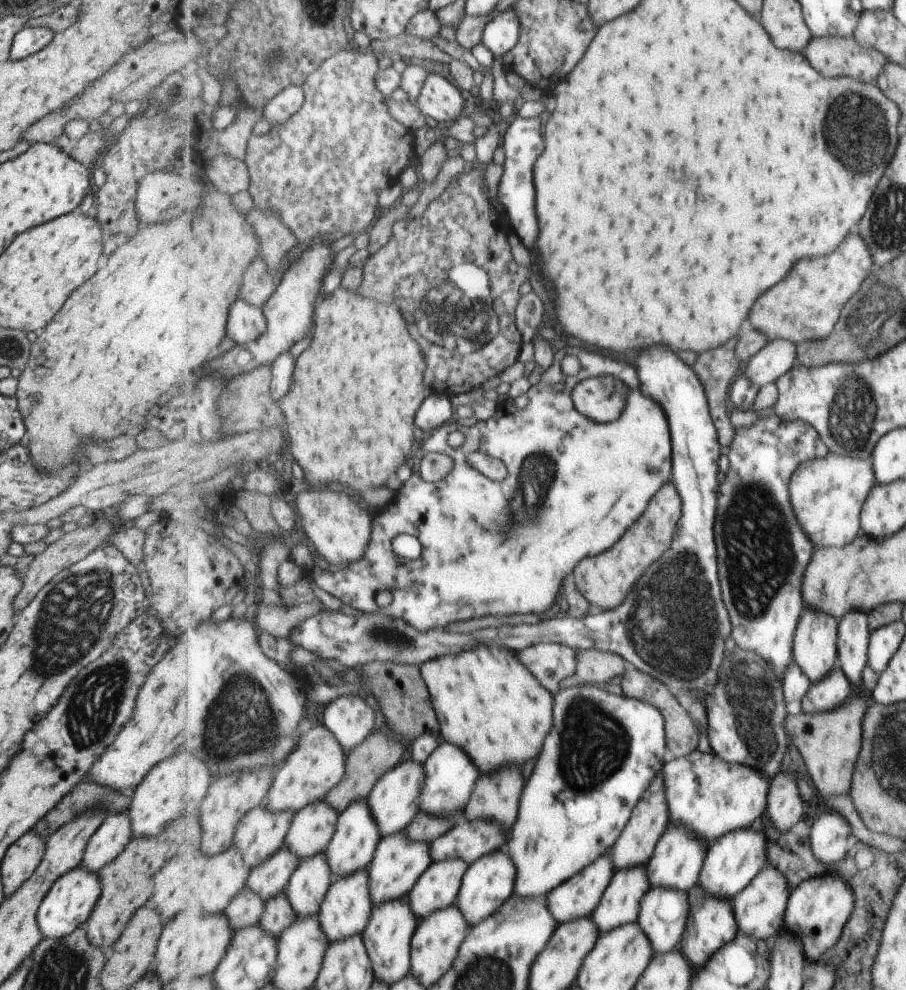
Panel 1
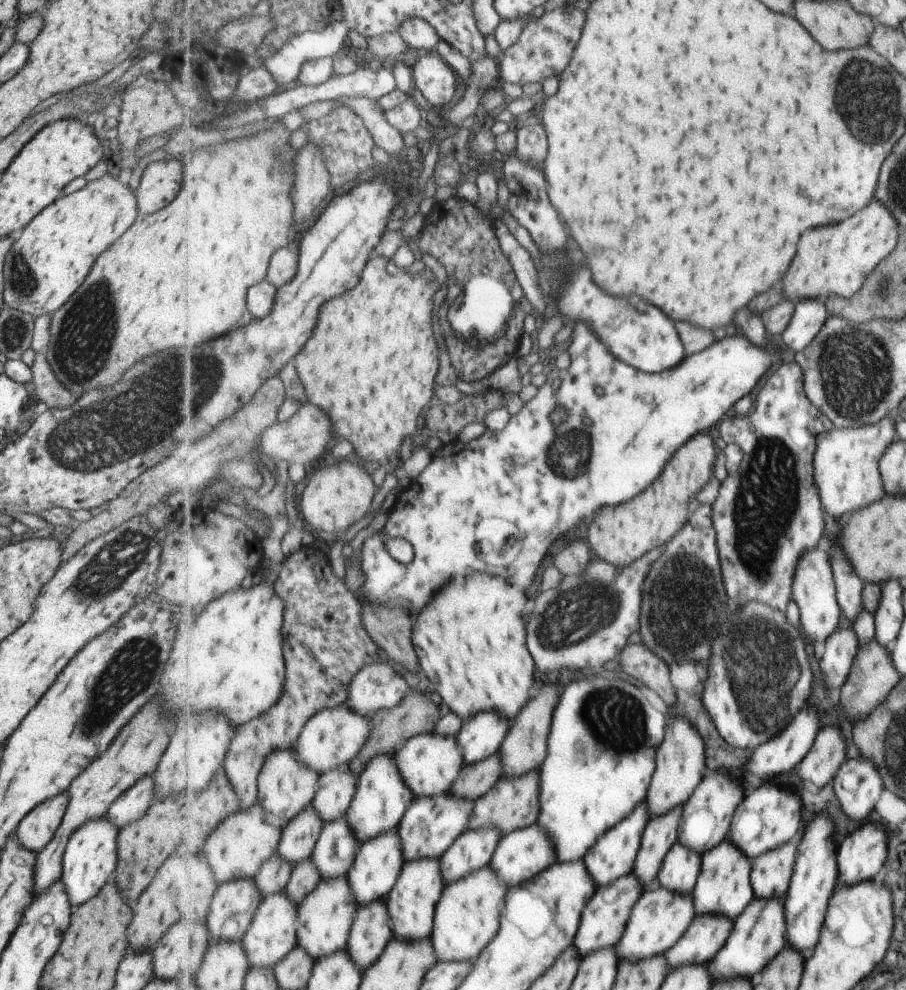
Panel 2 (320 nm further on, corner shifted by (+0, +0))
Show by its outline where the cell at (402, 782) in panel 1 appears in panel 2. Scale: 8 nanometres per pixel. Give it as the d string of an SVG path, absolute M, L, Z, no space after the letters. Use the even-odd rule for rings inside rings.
M434 732L410 738L399 748L395 760L415 797L432 797L449 792L466 766L466 758L462 746L458 743L458 735L440 735Z

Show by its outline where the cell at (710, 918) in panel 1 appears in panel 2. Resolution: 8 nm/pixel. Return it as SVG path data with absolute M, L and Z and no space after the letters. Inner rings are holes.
M729 838L702 854L702 874L694 888L696 913L727 915L734 921L746 910L749 903L756 897L751 882L753 862L747 853Z

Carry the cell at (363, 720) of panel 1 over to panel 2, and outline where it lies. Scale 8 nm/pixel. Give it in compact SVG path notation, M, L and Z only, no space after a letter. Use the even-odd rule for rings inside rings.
M386 660L372 662L354 676L347 704L373 718L378 710L397 706L410 692L409 684Z

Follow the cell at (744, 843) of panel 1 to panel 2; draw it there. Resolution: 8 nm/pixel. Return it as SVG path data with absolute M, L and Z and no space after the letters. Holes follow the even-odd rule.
M765 782L763 786L755 788L749 796L743 799L741 806L735 813L728 838L739 848L742 848L754 862L764 852L797 841L804 828L802 796L787 790L787 788L781 788L779 784Z

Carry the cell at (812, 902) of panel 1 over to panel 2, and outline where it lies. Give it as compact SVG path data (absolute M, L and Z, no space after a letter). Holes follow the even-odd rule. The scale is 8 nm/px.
M863 822L841 842L838 852L839 884L854 885L871 880L886 861L887 826Z

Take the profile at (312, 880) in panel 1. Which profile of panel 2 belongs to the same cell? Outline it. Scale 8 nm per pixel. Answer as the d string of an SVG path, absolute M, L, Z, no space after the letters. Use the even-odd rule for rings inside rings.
M345 814L324 824L311 858L323 879L347 876L362 843Z

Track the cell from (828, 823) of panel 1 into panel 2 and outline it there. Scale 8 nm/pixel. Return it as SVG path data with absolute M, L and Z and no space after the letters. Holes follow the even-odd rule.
M861 755L847 759L831 785L843 802L847 818L861 822L865 822L869 812L874 810L884 790L875 764Z

